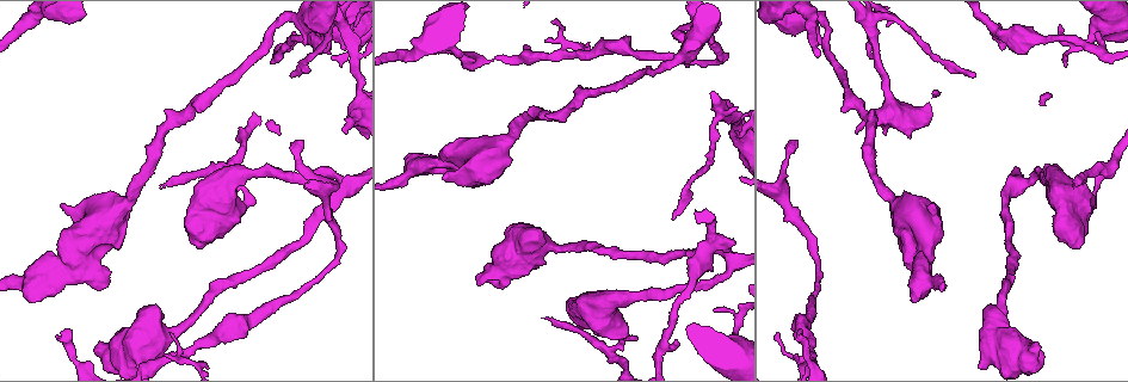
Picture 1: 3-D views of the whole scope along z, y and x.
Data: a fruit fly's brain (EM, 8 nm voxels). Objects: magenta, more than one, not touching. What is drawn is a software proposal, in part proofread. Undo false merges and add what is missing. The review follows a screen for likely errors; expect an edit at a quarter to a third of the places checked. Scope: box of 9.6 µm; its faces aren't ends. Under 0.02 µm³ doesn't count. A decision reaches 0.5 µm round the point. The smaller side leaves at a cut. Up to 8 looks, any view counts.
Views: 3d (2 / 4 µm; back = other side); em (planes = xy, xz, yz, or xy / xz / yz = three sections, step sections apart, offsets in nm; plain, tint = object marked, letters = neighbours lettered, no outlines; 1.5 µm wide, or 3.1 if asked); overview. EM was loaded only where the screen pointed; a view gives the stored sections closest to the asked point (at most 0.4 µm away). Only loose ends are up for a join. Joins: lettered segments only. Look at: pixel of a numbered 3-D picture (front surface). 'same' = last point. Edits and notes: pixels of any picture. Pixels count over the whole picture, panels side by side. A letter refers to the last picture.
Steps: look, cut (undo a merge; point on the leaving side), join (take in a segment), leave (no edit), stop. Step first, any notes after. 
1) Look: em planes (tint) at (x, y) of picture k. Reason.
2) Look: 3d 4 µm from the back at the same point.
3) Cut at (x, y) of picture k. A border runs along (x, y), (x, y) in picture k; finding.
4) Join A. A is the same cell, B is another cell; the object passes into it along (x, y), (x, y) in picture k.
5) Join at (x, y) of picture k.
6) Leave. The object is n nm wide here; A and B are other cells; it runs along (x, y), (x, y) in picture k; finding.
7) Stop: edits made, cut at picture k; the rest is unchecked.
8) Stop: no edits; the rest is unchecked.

Look: em xz step 8 (tint) at (995, 304) of picture 1. Free end.

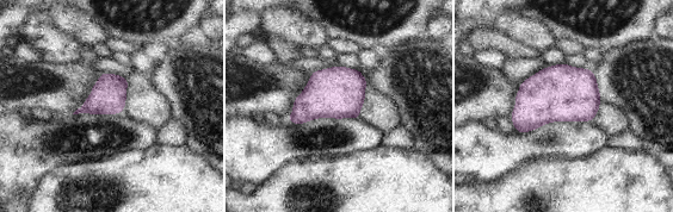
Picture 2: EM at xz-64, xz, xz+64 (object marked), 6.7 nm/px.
Look: em planes (letters) at the same point.

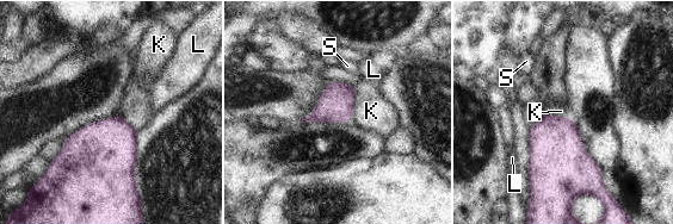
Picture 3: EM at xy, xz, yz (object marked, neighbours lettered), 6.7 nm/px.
Leave. K, L and S are other cells; a border runs along (354, 86), (354, 107), (350, 120) in picture 3; none of them fits.

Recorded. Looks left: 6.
Look: em xz step 4 (letters) at (814, 355) of picture 1. A fork.

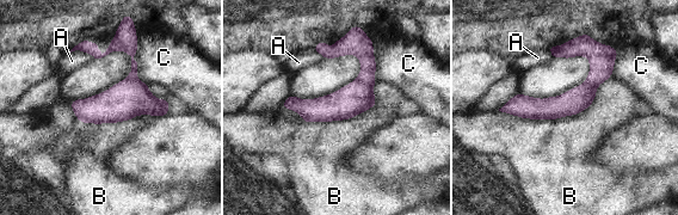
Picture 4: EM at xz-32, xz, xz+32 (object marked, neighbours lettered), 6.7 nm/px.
Cut at (361, 45) of picture 4. The object is 160 nm wide here; A, B and C are other cells; a second neuron is stuck on.

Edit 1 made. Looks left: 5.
Look: em planes (letters) at (613, 354) of picture 1. Calibre changes.

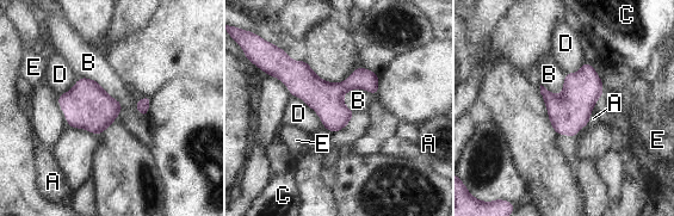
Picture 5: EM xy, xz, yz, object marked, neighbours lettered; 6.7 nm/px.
Leave. The object is 220 nm wide here; A, B, C, D and E are other cells; a border runs along (80, 76), (121, 103), (118, 116) in picture 5; all the same neuron.

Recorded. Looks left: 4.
Stop: edits made, cut at picture 4; the rest is unchecked.

